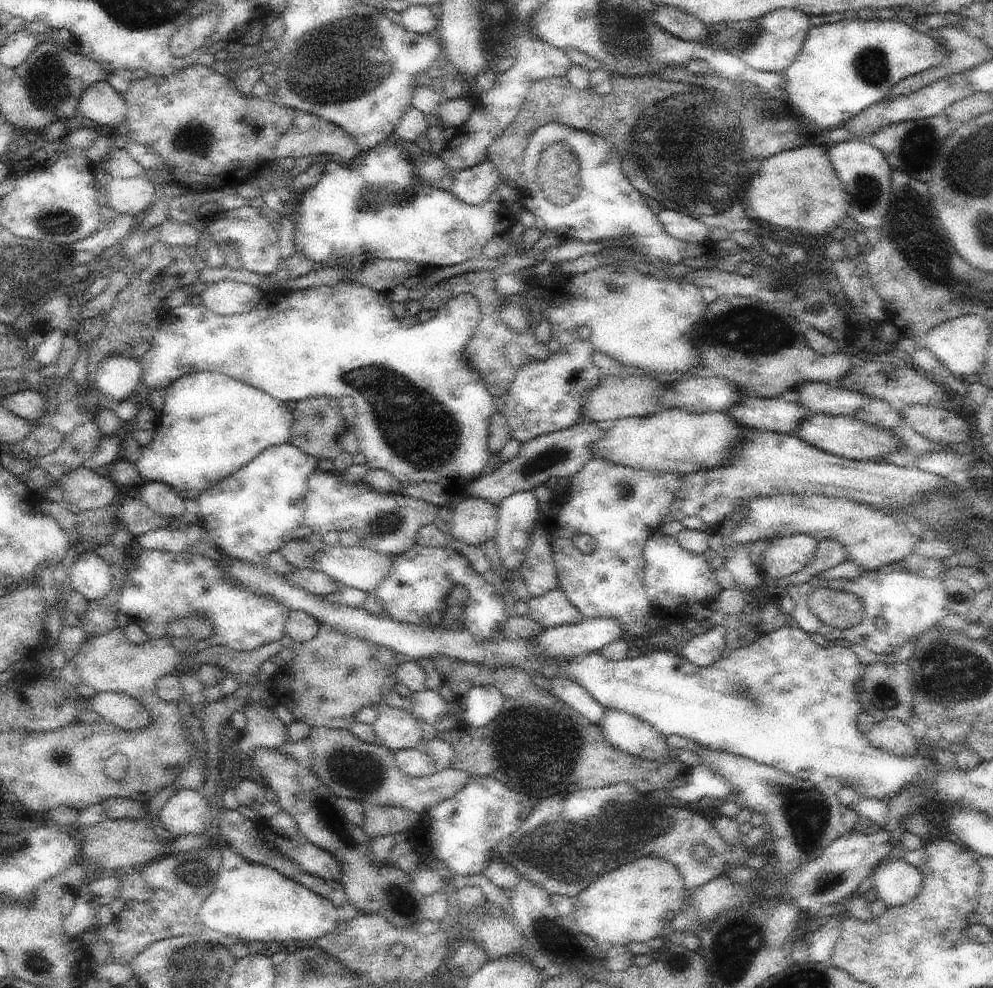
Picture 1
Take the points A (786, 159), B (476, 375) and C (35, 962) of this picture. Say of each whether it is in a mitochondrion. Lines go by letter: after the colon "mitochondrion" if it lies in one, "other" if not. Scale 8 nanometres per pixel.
A: other
B: other
C: mitochondrion

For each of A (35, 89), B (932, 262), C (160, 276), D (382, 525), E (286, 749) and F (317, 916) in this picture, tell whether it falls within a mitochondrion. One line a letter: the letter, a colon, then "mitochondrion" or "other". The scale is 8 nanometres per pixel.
A: mitochondrion
B: mitochondrion
C: other
D: mitochondrion
E: other
F: other

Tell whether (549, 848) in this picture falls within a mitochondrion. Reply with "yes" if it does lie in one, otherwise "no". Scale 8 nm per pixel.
yes

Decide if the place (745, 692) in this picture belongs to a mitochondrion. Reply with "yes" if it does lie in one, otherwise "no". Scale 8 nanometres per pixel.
yes

